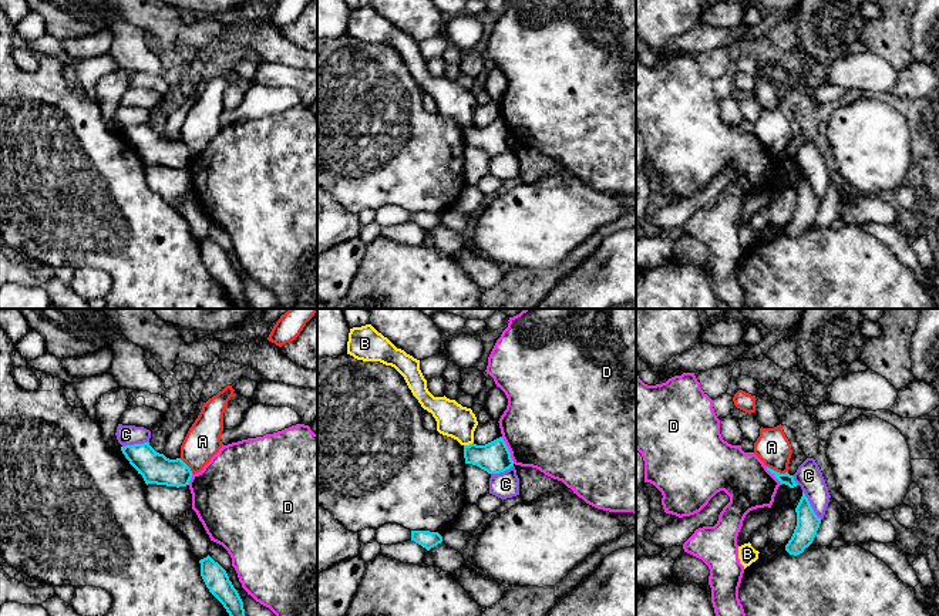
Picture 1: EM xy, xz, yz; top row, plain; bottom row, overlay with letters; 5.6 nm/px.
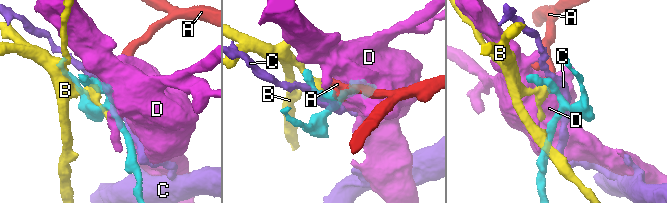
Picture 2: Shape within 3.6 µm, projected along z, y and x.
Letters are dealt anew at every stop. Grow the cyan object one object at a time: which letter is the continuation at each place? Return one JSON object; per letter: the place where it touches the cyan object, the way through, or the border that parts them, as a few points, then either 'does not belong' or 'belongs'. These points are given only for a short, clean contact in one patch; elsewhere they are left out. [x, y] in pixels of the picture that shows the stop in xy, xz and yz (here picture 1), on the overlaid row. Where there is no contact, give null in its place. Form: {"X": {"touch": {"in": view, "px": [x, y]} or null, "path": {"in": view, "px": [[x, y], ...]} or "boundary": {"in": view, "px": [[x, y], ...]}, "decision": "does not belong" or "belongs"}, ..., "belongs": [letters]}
{"A": {"touch": {"in": "yz", "px": [776, 471]}, "boundary": {"in": "yz", "px": [[767, 465], [780, 473], [787, 473]]}, "decision": "does not belong"}, "B": {"touch": {"in": "xz", "px": [470, 444]}, "decision": "does not belong"}, "C": {"touch": {"in": "yz", "px": [810, 505]}, "decision": "does not belong"}, "D": {"touch": {"in": "xz", "px": [508, 450]}, "decision": "does not belong"}, "belongs": []}

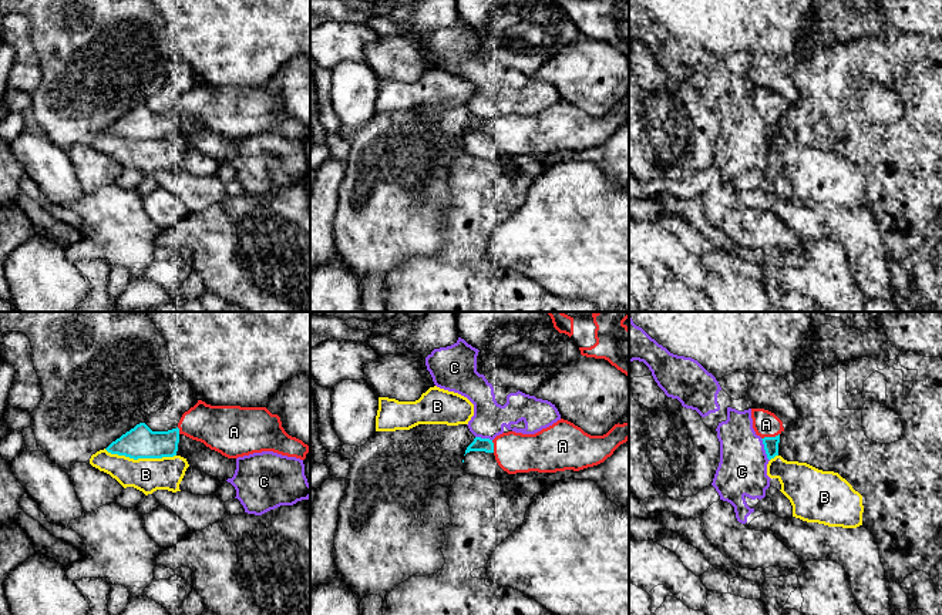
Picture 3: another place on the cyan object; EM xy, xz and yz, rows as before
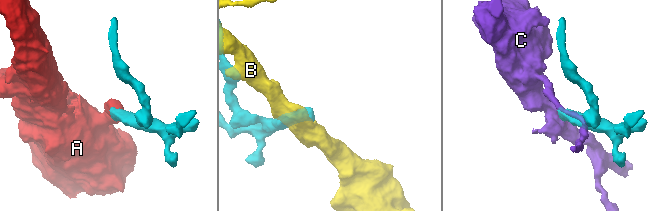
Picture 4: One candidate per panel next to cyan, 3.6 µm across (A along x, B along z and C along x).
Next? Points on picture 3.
{"A": {"touch": {"in": "yz", "px": [770, 437]}, "decision": "belongs"}, "B": {"touch": {"in": "xy", "px": [140, 457]}, "decision": "does not belong"}, "C": {"touch": {"in": "yz", "px": [764, 449]}, "decision": "does not belong"}, "belongs": ["A"]}

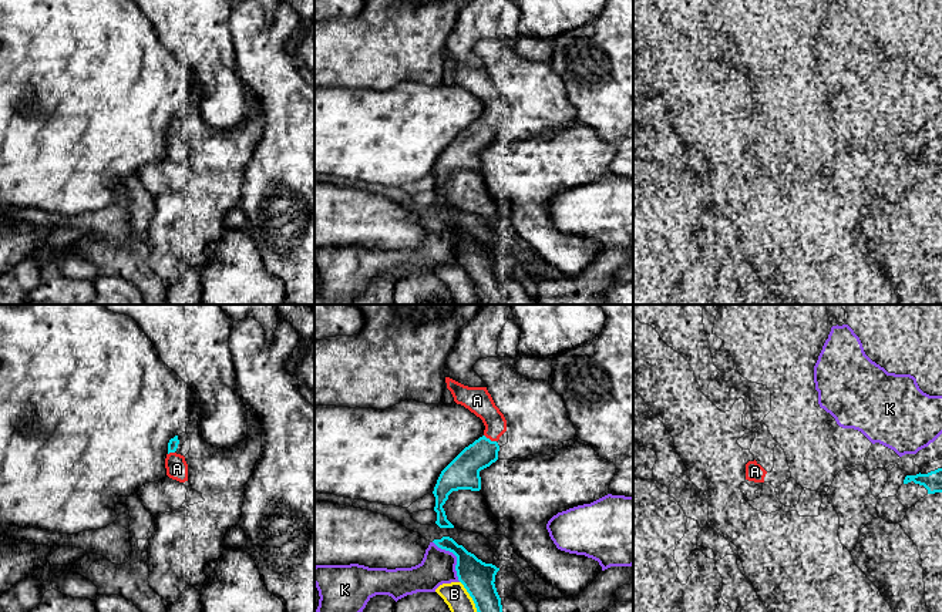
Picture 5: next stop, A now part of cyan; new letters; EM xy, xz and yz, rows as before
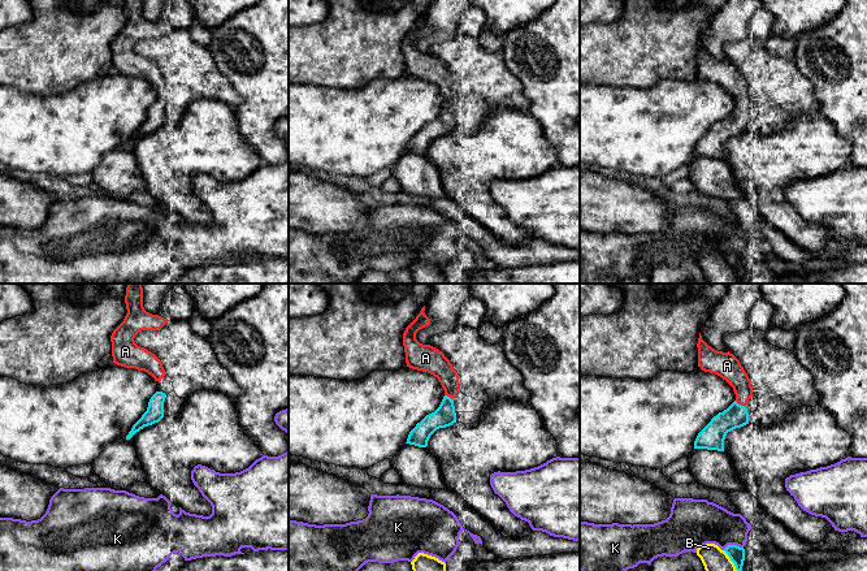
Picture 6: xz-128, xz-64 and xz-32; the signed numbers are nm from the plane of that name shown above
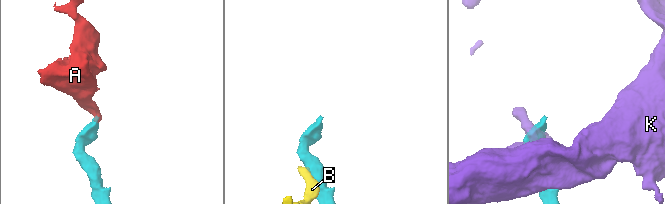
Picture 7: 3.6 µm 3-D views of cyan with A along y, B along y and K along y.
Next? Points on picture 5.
{"A": {"touch": {"in": "xz", "px": [488, 439]}, "decision": "belongs"}, "B": {"touch": {"in": "xz", "px": [470, 595]}, "decision": "does not belong"}, "K": {"touch": {"in": "xz", "px": [457, 558]}, "decision": "does not belong"}, "belongs": ["A"]}

